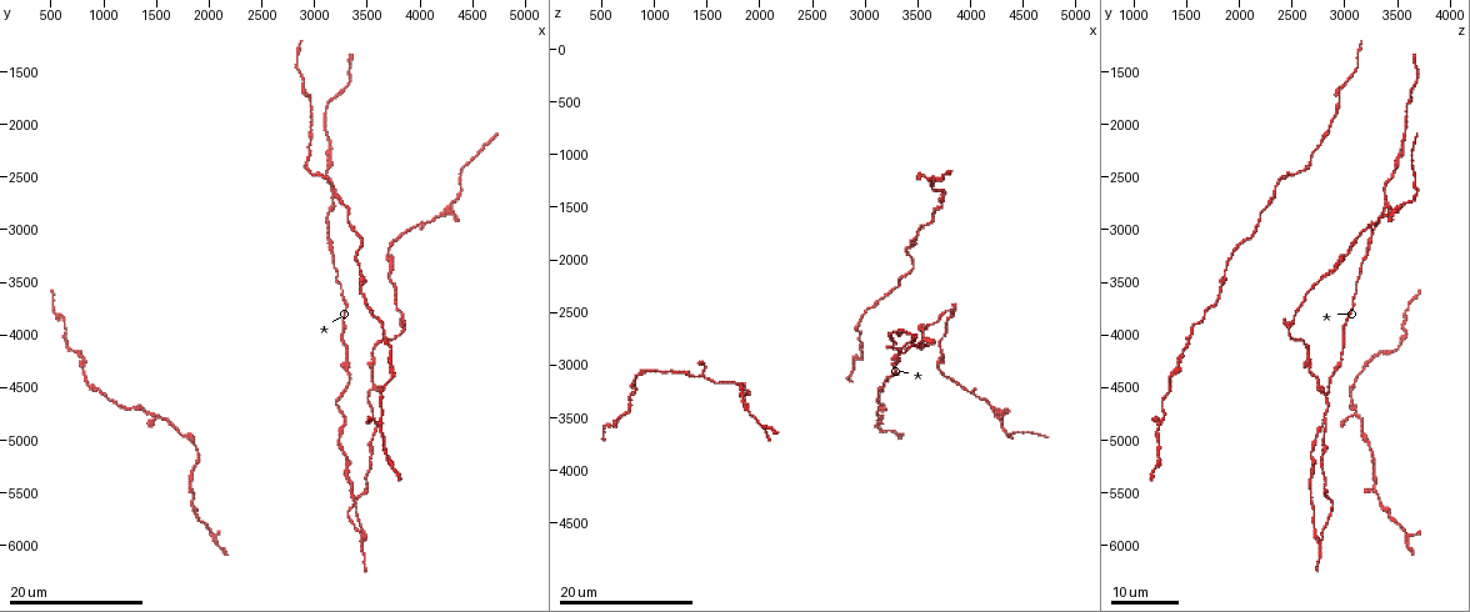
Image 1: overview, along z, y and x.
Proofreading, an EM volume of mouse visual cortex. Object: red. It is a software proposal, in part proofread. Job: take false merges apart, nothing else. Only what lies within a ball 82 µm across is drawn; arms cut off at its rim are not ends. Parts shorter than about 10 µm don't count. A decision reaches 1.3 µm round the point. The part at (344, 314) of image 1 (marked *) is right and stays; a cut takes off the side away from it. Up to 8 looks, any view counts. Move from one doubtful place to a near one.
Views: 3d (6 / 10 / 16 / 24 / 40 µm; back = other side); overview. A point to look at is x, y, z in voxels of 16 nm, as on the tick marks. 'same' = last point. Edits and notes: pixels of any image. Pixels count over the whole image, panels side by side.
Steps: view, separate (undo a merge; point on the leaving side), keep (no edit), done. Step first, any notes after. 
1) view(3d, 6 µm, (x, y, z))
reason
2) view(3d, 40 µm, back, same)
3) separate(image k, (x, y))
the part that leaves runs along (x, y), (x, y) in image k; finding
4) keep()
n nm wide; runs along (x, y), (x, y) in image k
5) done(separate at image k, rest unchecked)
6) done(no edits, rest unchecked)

view(3d, 16 µm, (3440, 3540, 1840))

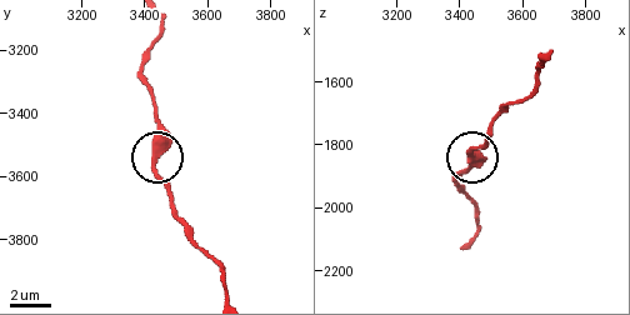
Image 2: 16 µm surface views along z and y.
view(3d, 10 µm, (3420, 3560, 1830))
closer look

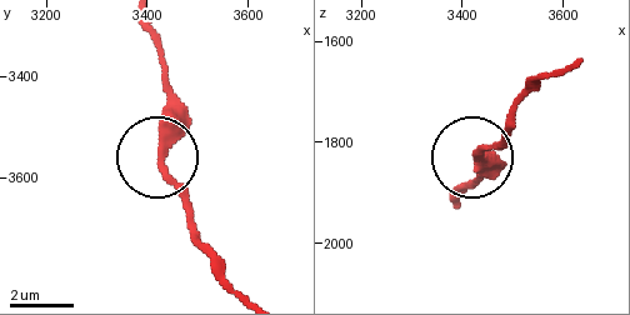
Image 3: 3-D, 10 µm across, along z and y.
keep()
290 nm wide; runs along (148, 20), (169, 84), (161, 165), (190, 219) in image 3; one cell here

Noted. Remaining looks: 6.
view(3d, 24 µm, (3620, 4600, 1280))
calibre changes

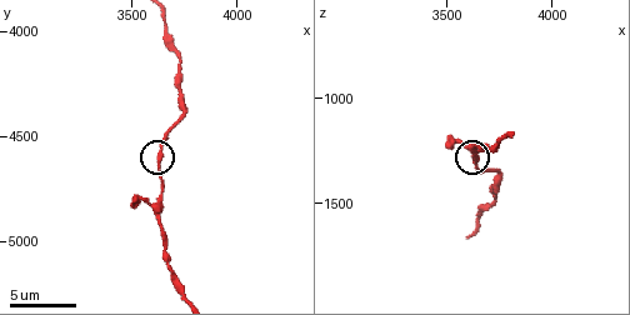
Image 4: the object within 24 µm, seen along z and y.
view(3d, 10 µm, same)

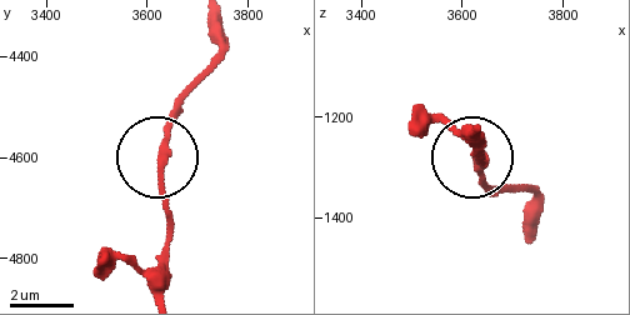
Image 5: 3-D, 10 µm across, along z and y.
keep()
runs along (214, 20), (211, 69), (184, 100), (160, 158), (165, 259) in image 5; continuous, no second cell

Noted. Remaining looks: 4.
view(3d, 24 µm, (3300, 4320, 2900))
calibre changes

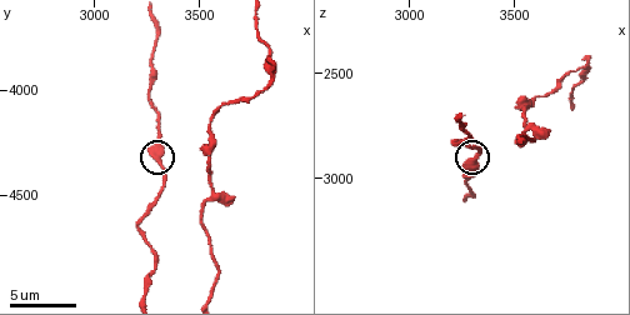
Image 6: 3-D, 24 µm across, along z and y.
view(3d, 6 µm, (3300, 4350, 2920))

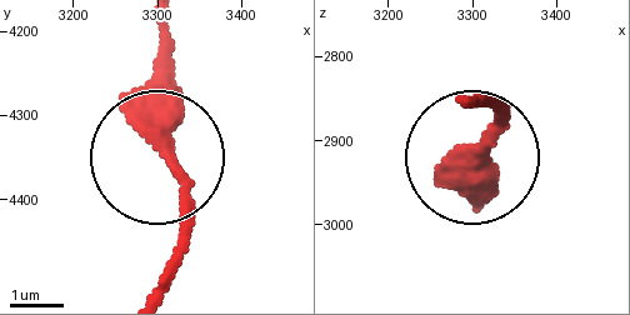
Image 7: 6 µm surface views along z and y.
keep()
360 nm wide; runs along (158, 31), (158, 139), (184, 193), (184, 255) in image 7; all the same cell

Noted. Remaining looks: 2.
view(3d, 24 µm, (4040, 2920, 3280))
two arms at a narrow angle

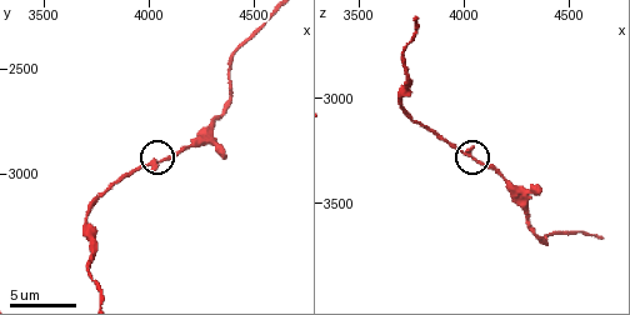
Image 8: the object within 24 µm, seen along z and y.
view(3d, 10 µm, (4060, 2940, 3300))
zoom in

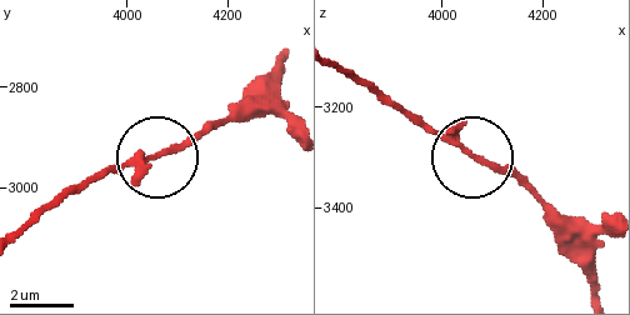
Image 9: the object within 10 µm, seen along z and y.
keep()
160 nm wide; runs along (339, 64), (468, 155), (509, 174), (546, 211) in image 9; one cell here

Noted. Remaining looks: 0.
done(no edits, rest unchecked)

